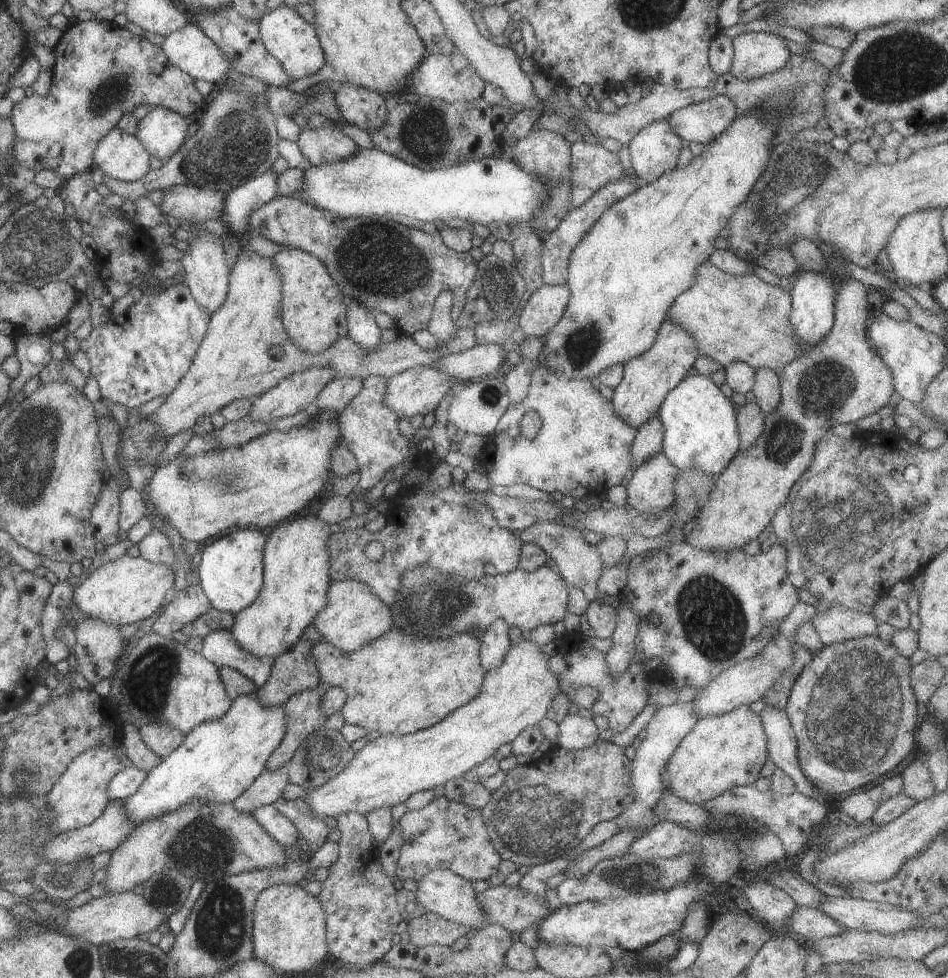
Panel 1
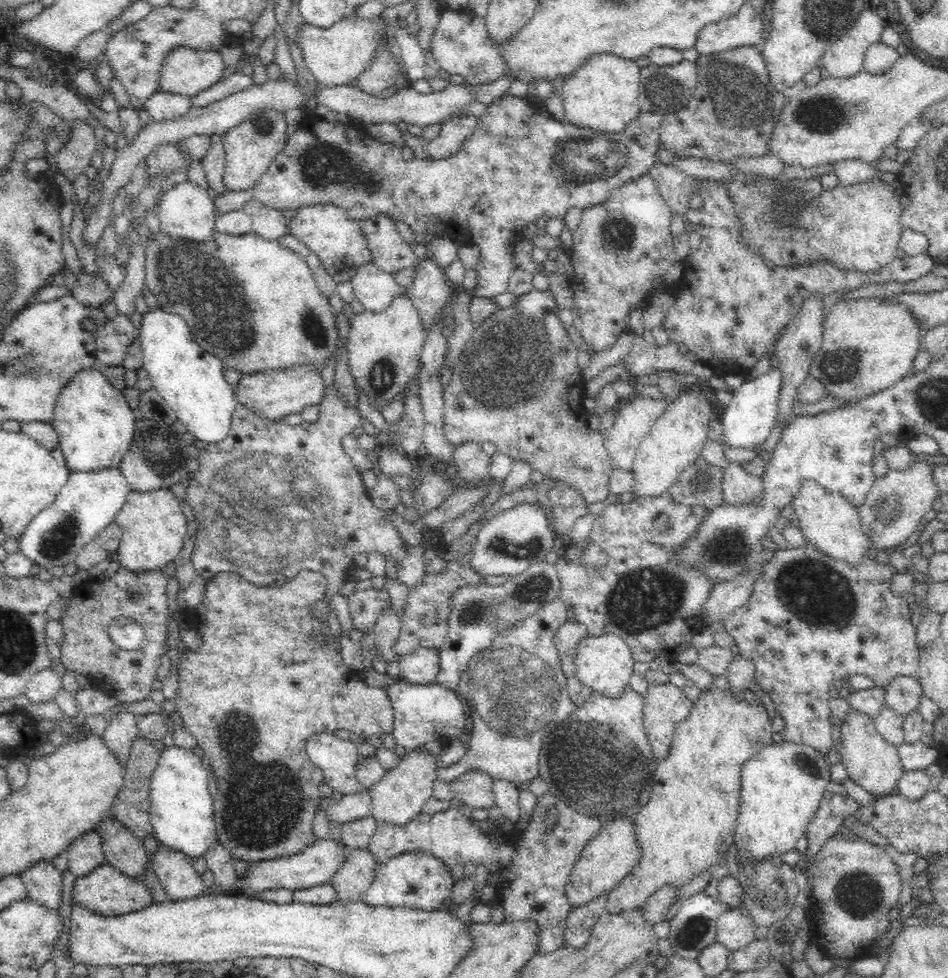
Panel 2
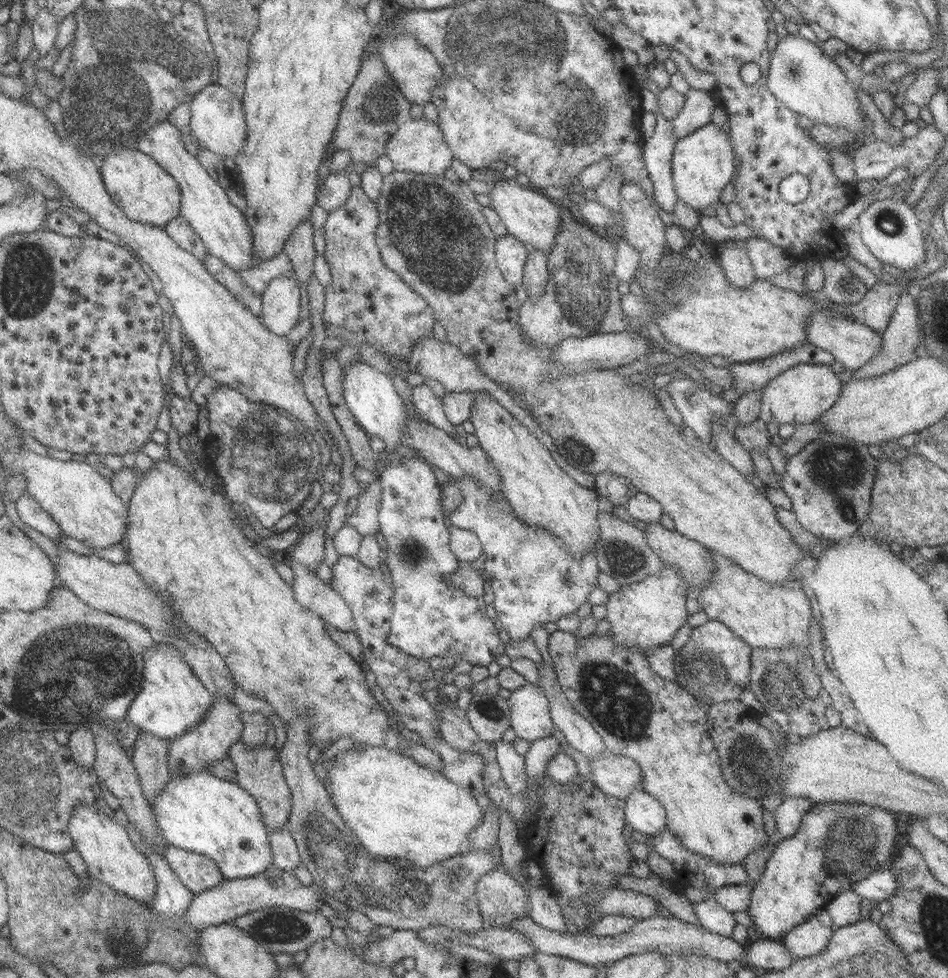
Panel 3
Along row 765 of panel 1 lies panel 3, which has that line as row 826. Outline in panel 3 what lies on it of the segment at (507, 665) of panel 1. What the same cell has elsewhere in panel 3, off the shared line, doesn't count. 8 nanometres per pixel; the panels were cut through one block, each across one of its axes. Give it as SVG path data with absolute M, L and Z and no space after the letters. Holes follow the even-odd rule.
M355 746L334 756L330 763L326 769L330 783L324 785L328 786L328 793L332 795L332 803L336 805L338 813L348 828L358 835L370 855L377 858L406 858L413 867L430 868L440 860L448 860L471 850L468 834L484 822L485 814L470 789L452 783L442 773L423 767L402 752L390 751L385 747Z

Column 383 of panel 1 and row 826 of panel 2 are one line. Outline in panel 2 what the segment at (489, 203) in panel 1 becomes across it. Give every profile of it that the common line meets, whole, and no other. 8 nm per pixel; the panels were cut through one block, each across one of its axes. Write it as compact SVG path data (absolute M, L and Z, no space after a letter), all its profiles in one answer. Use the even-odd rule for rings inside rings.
M177 745L165 747L162 752L159 752L156 768L149 778L149 821L153 835L160 844L183 852L192 859L204 856L212 844L217 841L217 828L213 819L214 794L208 790L208 783L202 759L194 754L192 749L187 750Z

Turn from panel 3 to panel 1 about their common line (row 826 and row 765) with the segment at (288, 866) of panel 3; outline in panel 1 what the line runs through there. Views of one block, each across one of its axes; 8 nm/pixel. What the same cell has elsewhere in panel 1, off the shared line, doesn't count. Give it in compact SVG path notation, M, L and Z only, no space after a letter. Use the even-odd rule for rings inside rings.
M285 765L277 769L266 769L236 800L234 806L237 811L252 814L258 807L272 805L278 797L282 797L282 790L289 783L289 774Z

